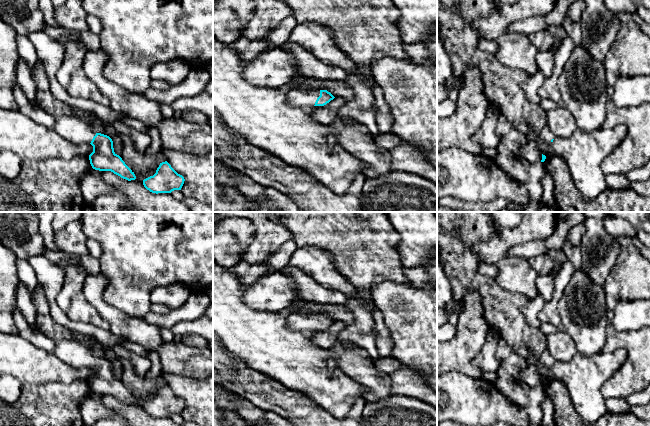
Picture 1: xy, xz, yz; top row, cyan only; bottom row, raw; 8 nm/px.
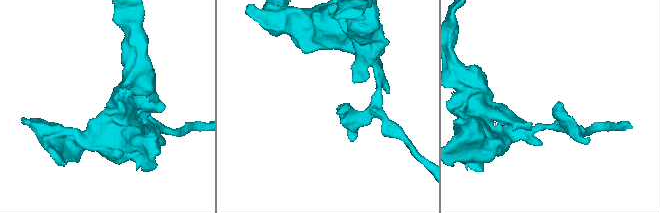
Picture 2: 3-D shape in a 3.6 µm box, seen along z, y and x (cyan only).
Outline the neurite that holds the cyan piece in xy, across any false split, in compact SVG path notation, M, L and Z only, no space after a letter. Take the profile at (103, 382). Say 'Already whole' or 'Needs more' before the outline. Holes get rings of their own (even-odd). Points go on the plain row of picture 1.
Needs more. M56 342L54 354L70 366L91 368L93 376L89 379L89 384L93 393L111 395L128 405L136 403L134 396L114 376L112 363L107 359L96 357L81 343Z

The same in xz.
Needs more. M296 313L286 316L287 325L296 330L324 330L335 321L327 314L310 314L302 317Z

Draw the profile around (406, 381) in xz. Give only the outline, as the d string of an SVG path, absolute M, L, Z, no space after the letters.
M402 365L398 370L388 374L389 390L394 396L408 396L429 403L437 409L437 391L418 370Z

